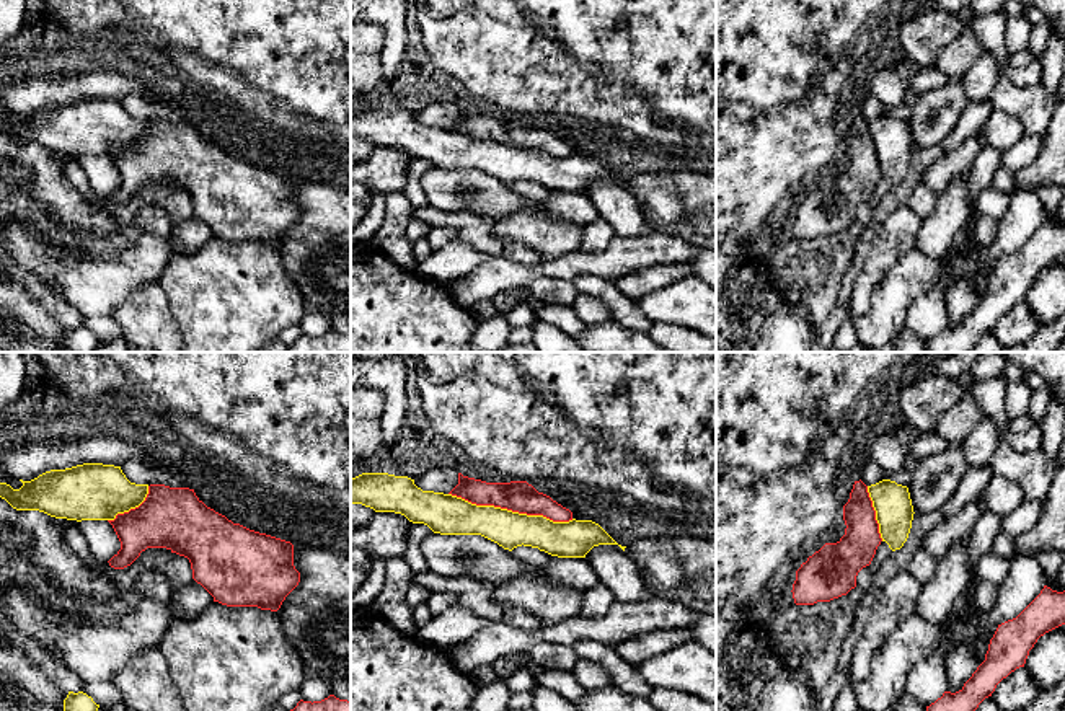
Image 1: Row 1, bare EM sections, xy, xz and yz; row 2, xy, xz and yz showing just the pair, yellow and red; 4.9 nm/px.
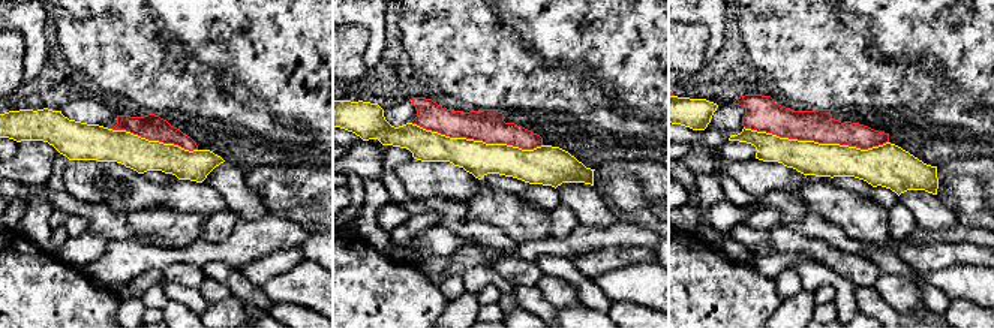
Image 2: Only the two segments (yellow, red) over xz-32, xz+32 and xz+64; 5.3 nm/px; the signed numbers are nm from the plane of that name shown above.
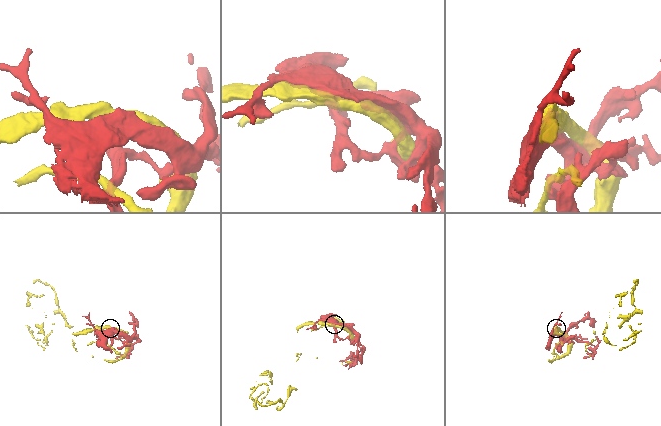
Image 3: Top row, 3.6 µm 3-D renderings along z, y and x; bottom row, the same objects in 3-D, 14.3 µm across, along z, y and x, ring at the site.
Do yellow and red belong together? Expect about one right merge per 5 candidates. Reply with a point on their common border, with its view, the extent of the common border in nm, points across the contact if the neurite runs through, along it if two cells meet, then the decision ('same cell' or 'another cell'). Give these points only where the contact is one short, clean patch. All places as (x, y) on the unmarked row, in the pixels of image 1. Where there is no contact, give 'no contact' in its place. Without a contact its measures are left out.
meets yellow in xz at (511, 145); contact 650 nm long; another cell

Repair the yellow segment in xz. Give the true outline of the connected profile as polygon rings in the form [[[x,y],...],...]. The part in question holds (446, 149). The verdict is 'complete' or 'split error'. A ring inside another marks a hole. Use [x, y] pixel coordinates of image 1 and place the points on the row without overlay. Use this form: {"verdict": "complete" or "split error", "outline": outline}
{"verdict": "complete", "outline": [[[388,108],[351,111],[351,139],[401,148],[440,170],[481,170],[509,186],[524,179],[558,192],[586,192],[594,181],[618,179],[592,155],[553,157],[476,140],[452,129],[422,126],[414,114]]]}

